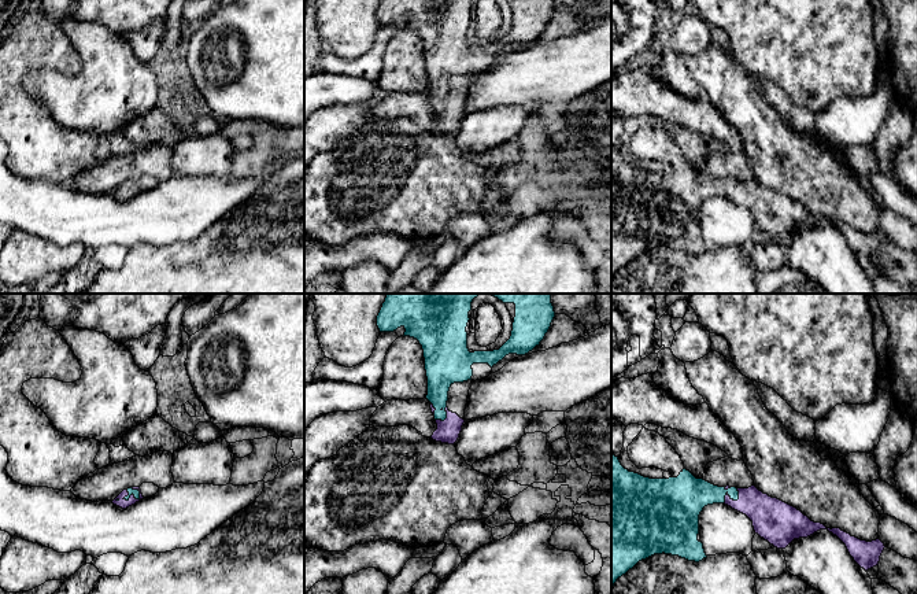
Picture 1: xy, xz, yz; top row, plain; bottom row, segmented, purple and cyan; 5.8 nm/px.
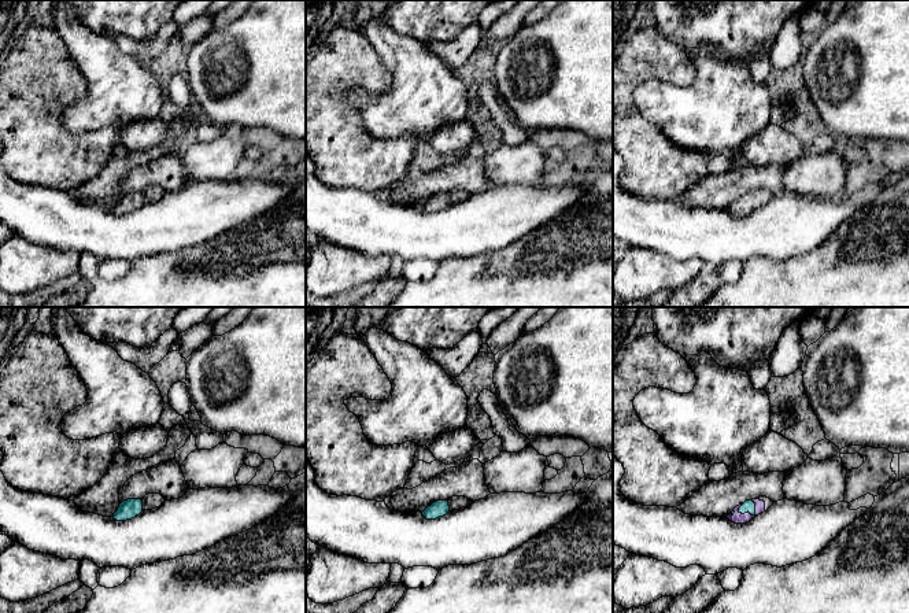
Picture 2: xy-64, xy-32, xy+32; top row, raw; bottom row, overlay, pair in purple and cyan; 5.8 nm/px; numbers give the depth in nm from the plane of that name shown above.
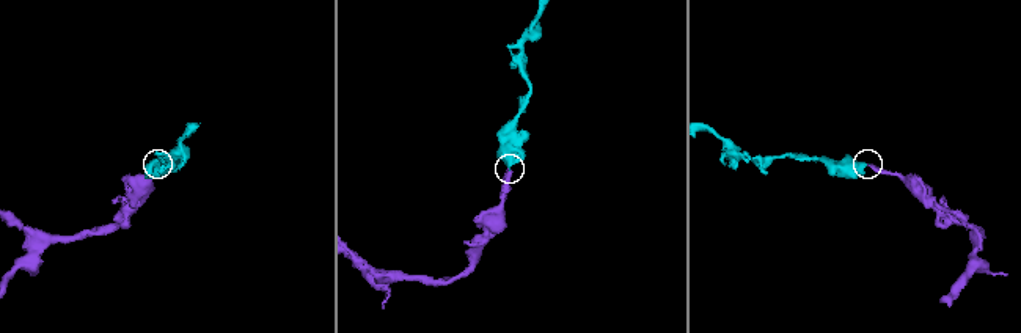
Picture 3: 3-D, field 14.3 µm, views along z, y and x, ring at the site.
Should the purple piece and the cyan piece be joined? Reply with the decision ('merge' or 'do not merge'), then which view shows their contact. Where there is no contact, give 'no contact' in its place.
merge | xy

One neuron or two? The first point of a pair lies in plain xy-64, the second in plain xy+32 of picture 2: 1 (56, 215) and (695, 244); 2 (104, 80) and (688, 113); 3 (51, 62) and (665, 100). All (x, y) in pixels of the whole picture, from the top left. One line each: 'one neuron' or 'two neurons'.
1: one neuron
2: one neuron
3: two neurons

